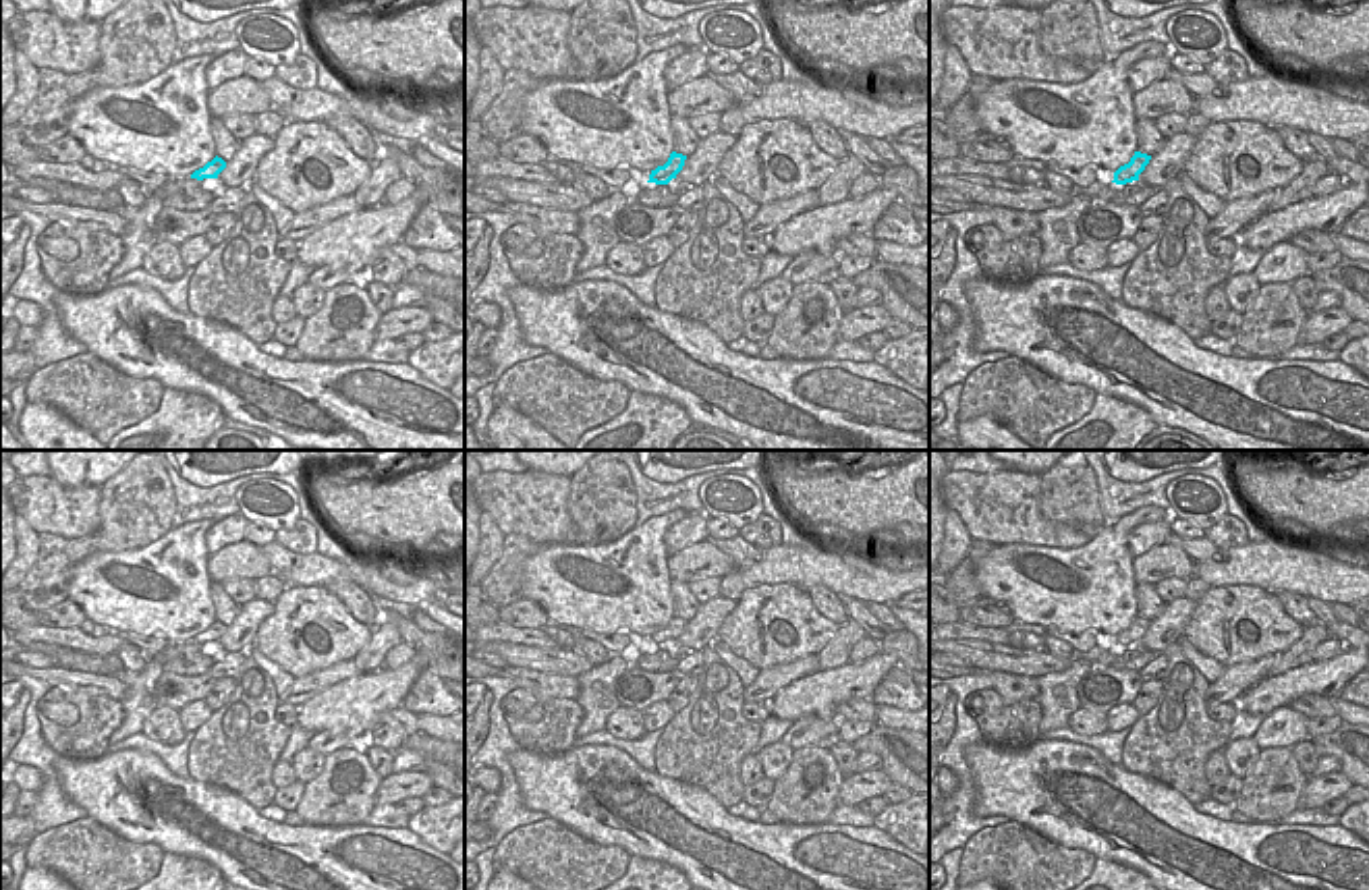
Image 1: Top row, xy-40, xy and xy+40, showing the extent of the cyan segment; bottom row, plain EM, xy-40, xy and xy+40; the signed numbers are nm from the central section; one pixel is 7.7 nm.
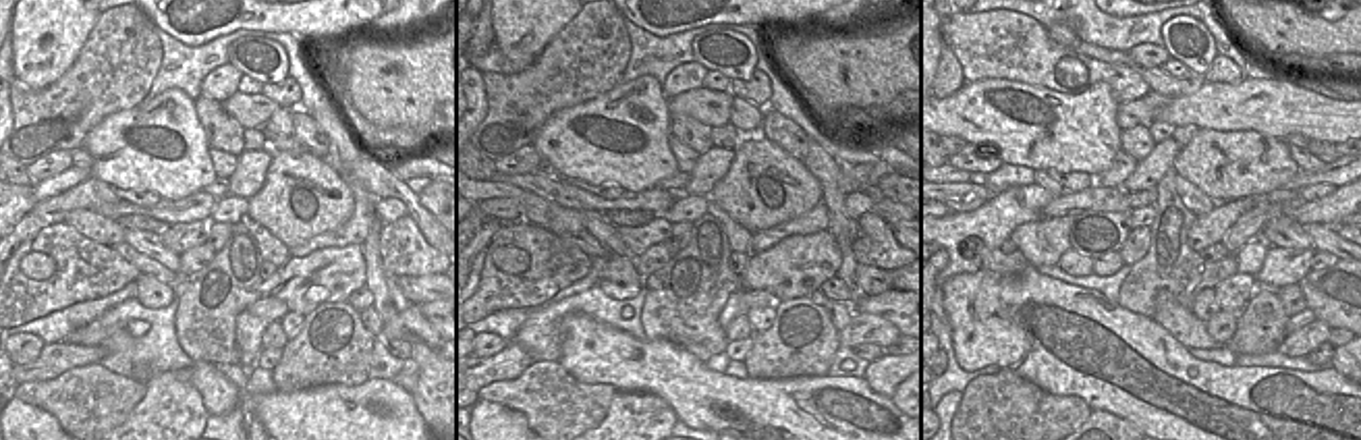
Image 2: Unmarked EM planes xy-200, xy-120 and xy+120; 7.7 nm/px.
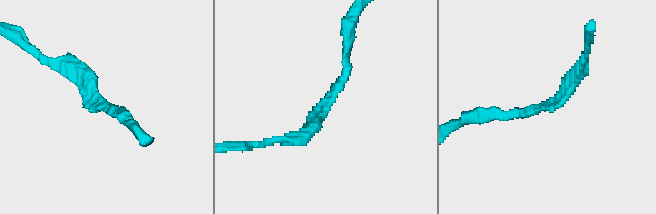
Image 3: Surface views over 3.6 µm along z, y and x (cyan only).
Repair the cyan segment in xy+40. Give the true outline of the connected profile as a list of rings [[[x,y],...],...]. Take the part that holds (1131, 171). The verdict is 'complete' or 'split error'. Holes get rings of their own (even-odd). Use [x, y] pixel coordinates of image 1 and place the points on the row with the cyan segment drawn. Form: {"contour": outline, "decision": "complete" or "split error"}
{"contour": [[[1135,151],[1135,156],[1130,158],[1128,164],[1120,166],[1114,172],[1114,180],[1116,185],[1126,185],[1133,180],[1139,180],[1139,174],[1145,170],[1145,166],[1149,164],[1151,156]]], "decision": "complete"}

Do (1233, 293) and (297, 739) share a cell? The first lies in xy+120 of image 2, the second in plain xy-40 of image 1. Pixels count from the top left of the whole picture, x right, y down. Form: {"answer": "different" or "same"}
{"answer": "different"}

